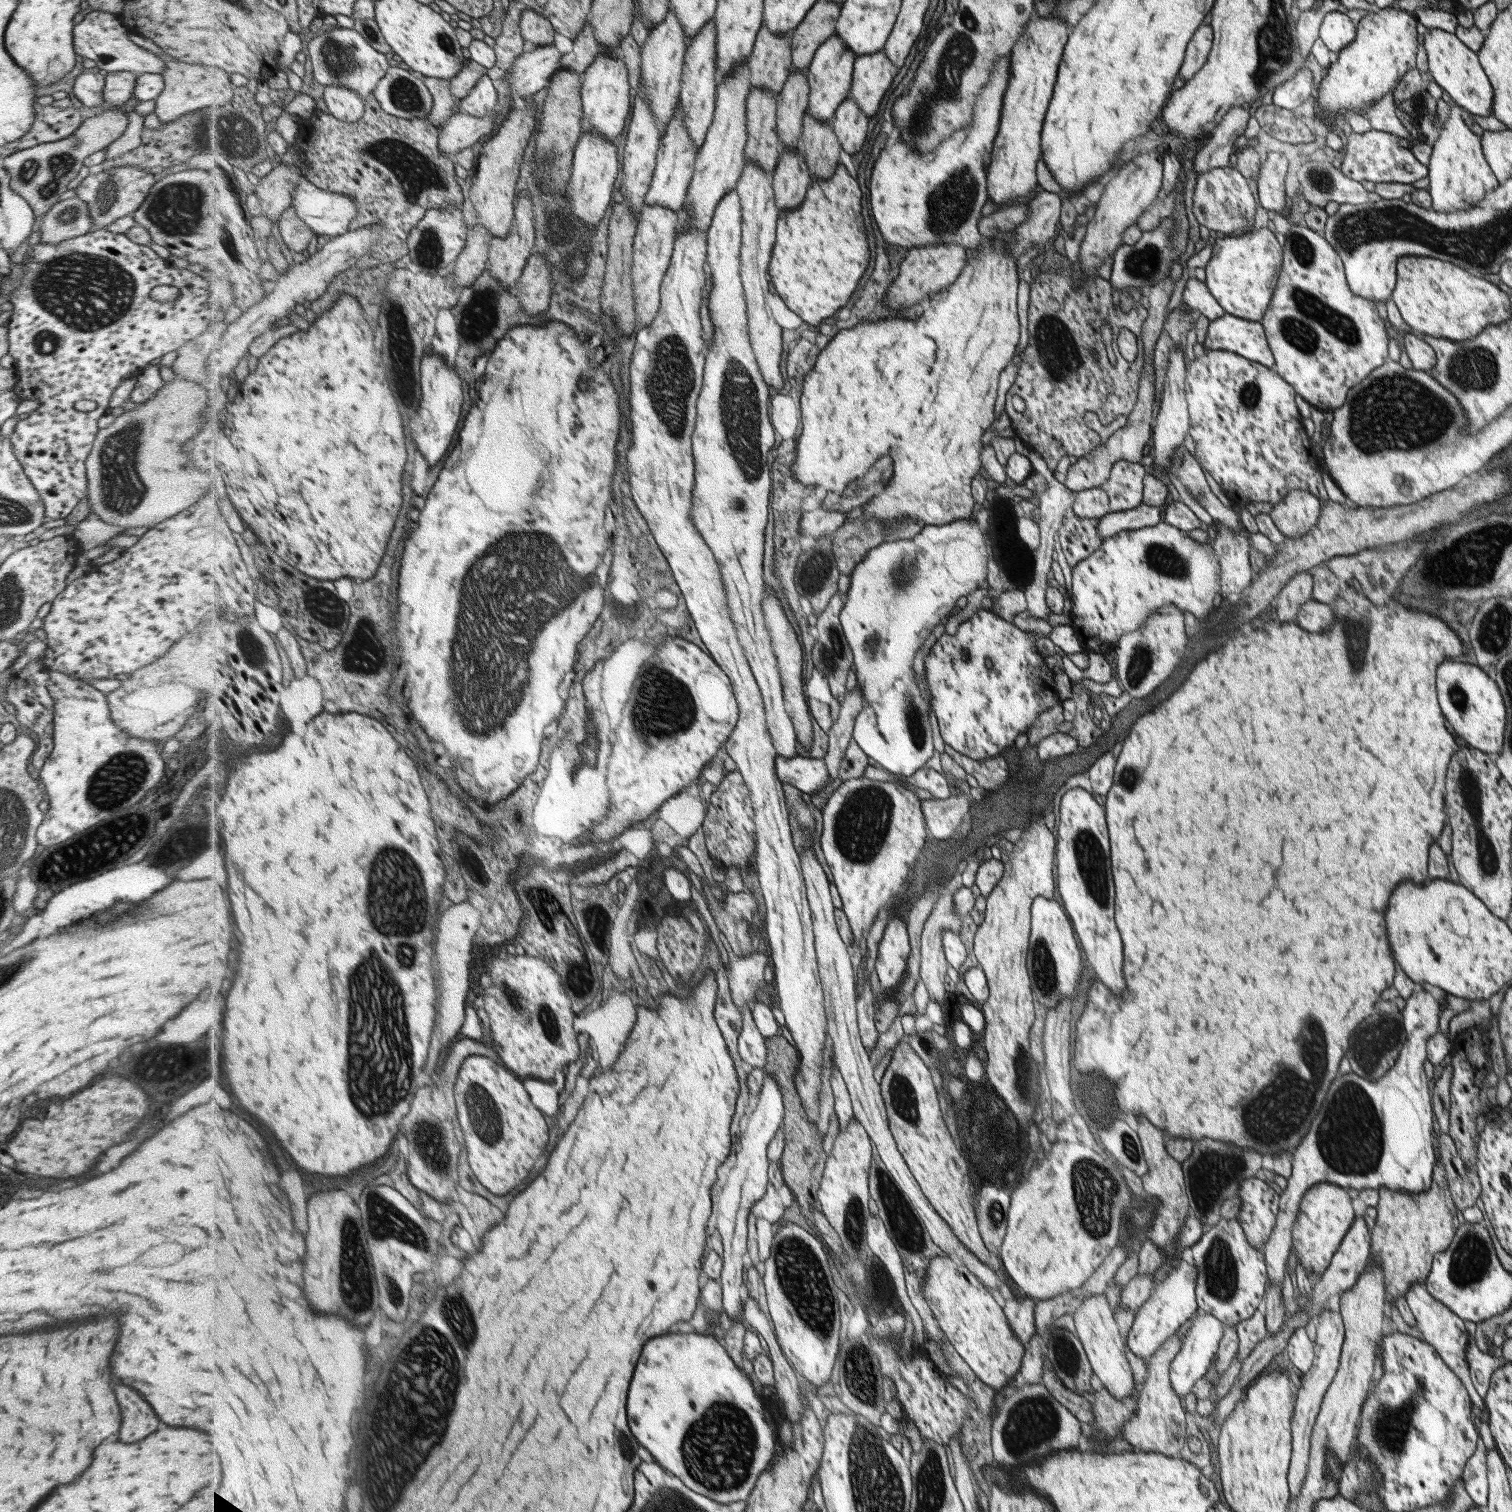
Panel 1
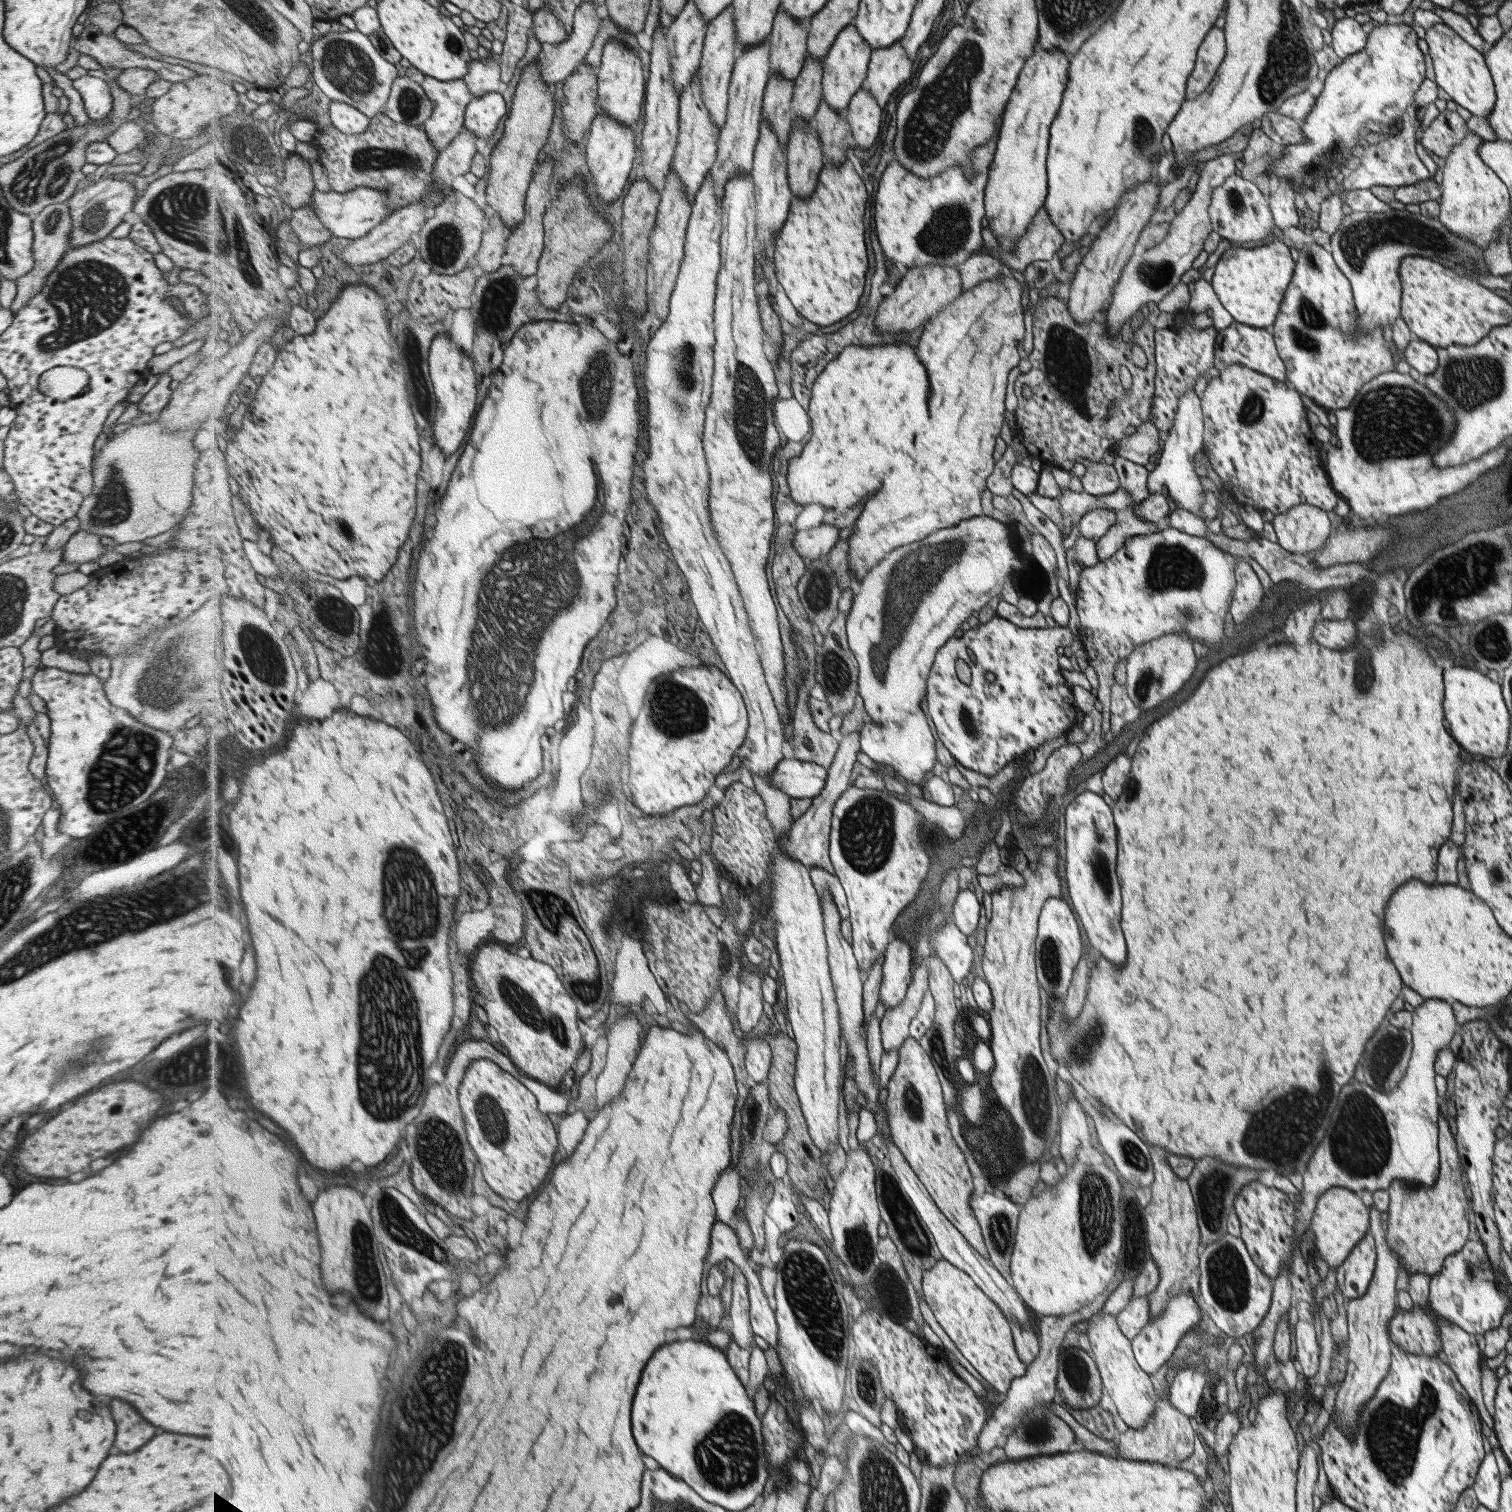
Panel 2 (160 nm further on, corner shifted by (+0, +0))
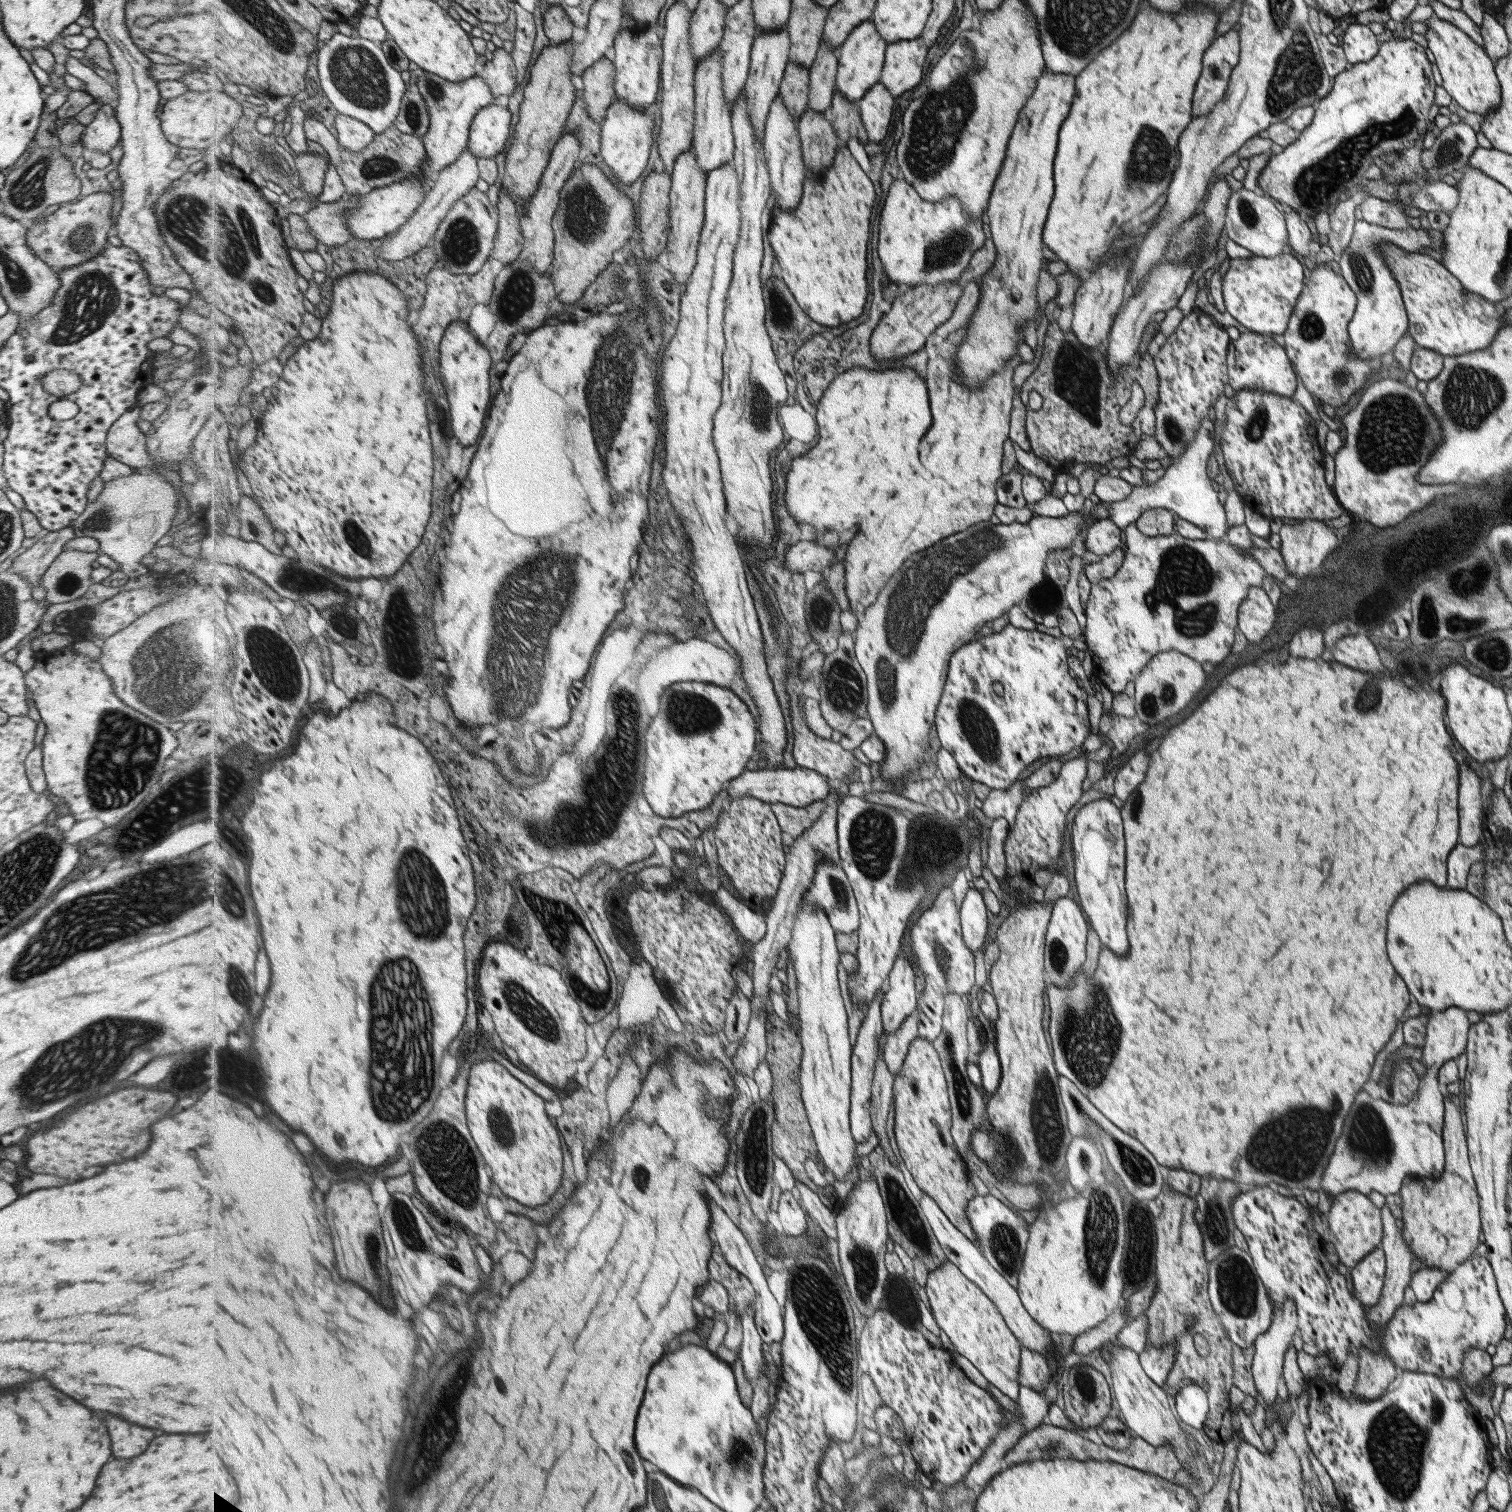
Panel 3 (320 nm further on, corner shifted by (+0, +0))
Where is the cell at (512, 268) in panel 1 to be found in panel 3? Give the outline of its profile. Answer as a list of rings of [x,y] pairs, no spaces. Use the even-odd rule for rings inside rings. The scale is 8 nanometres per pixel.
[[[564,133],[561,142],[557,143],[553,151],[553,158],[549,161],[548,168],[545,169],[544,177],[540,182],[540,189],[537,194],[529,199],[527,205],[527,216],[522,218],[522,230],[526,243],[520,257],[529,260],[534,264],[535,270],[548,274],[555,261],[556,236],[553,228],[555,213],[561,202],[561,190],[565,182],[571,178],[573,168],[577,168],[580,161],[582,149],[581,139],[573,133]]]

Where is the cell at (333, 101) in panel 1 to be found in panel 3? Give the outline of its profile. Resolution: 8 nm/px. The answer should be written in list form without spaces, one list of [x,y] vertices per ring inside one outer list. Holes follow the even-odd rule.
[[[338,113],[335,117],[334,126],[340,145],[353,152],[365,150],[369,143],[375,140],[376,132],[352,116]]]

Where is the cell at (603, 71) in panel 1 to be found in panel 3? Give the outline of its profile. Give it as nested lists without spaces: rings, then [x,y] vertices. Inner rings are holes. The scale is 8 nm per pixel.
[[[661,24],[648,25],[645,31],[622,29],[615,39],[615,46],[611,55],[616,64],[616,93],[619,101],[627,101],[636,109],[649,110],[655,106],[659,92],[661,92],[663,53],[655,50],[655,46],[662,46],[666,28]]]

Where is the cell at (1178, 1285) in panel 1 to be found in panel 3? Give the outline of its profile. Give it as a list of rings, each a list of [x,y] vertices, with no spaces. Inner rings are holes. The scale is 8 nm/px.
[[[1164,1344],[1159,1348],[1146,1347],[1138,1354],[1138,1361],[1144,1373],[1159,1387],[1166,1382],[1168,1370],[1172,1367],[1177,1346]]]

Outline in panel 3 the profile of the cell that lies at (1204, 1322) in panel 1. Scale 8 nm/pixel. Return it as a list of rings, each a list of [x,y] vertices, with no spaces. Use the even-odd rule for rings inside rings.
[[[1184,1384],[1175,1393],[1174,1403],[1179,1420],[1201,1431],[1207,1414],[1207,1399],[1200,1385]]]

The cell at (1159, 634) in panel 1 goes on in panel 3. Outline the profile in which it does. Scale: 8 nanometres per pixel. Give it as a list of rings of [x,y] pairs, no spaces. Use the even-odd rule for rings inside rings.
[[[1176,650],[1157,653],[1151,657],[1148,665],[1141,670],[1140,675],[1133,682],[1133,702],[1136,717],[1145,724],[1163,722],[1169,716],[1179,714],[1203,688],[1205,672],[1201,670],[1200,663]]]

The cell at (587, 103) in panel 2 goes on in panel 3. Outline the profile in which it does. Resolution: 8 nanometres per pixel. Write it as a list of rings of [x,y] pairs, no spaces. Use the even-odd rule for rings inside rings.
[[[613,56],[603,57],[581,76],[584,84],[582,97],[591,118],[602,124],[608,108],[618,100],[616,93],[617,69]]]

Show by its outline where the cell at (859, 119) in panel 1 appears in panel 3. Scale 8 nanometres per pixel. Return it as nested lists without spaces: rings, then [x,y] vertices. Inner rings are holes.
[[[878,82],[857,102],[872,142],[879,143],[879,140],[885,138],[887,134],[887,128],[891,124],[893,102],[895,102],[893,97],[887,87]]]

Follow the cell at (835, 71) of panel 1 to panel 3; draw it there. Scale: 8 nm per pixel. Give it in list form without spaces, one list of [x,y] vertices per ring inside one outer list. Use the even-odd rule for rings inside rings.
[[[873,21],[862,22],[838,48],[840,56],[839,72],[837,73],[837,91],[853,102],[861,100],[878,83],[883,68],[885,47],[888,42],[877,32]]]

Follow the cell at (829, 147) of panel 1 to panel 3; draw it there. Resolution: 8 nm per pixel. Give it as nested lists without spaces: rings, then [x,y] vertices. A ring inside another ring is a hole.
[[[836,91],[828,114],[844,144],[853,137],[859,138],[863,144],[870,141],[860,106],[857,102],[849,100],[845,94]]]

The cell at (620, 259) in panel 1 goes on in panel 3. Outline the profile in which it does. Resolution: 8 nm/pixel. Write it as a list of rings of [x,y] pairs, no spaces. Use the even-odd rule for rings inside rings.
[[[653,171],[641,191],[638,204],[637,226],[643,232],[645,260],[655,260],[668,246],[671,232],[671,187],[672,173]]]

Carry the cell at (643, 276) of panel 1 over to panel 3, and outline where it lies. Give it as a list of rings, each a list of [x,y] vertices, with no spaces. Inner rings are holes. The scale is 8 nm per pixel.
[[[693,148],[680,154],[672,172],[673,187],[671,187],[669,212],[672,227],[667,250],[669,250],[670,272],[675,280],[683,285],[695,270],[697,251],[705,225],[705,190],[708,189],[708,172],[701,168],[697,157]]]

